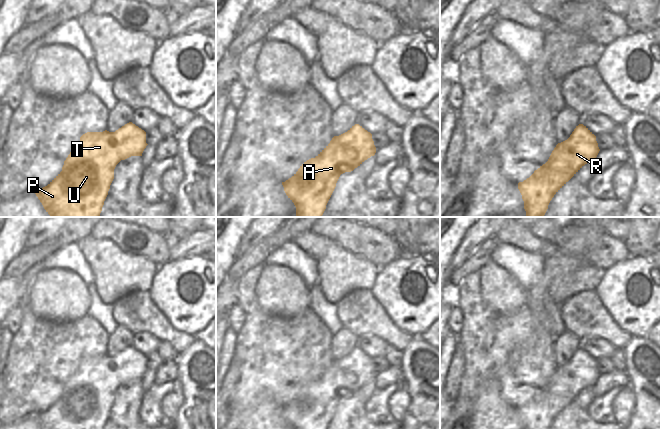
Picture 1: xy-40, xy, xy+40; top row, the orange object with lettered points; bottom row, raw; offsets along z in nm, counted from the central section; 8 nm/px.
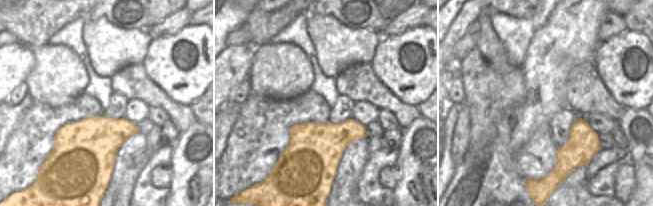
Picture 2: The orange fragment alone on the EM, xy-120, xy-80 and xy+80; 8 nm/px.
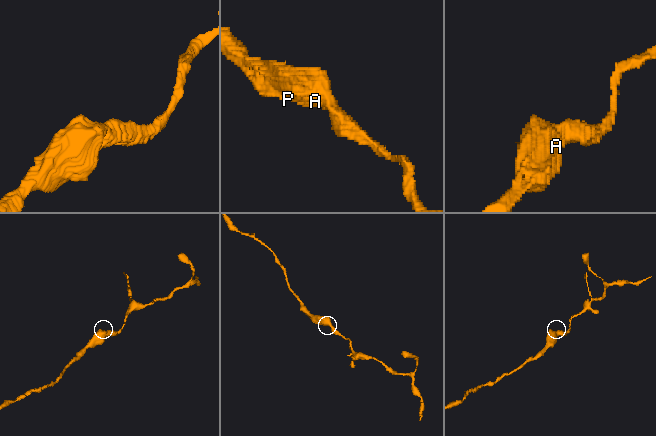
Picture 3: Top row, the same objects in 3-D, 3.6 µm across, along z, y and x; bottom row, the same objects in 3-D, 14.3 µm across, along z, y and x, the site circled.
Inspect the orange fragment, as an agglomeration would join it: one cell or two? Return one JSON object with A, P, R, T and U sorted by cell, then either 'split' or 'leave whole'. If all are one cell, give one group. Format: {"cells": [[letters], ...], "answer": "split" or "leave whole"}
{"cells": [["A", "P", "R", "T", "U"]], "answer": "leave whole"}

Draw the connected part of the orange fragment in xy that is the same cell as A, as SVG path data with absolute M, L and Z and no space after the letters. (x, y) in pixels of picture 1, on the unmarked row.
M355 348L347 356L334 360L315 382L304 386L291 402L282 406L284 415L294 429L327 429L340 399L353 395L375 377L372 358Z

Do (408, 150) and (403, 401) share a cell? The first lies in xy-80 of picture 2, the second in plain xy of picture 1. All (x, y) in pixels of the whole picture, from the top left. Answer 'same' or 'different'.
different

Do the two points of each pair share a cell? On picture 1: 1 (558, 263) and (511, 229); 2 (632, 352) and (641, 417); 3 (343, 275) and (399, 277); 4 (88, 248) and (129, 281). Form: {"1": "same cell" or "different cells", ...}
{"1": "same cell", "2": "same cell", "3": "different cells", "4": "same cell"}

